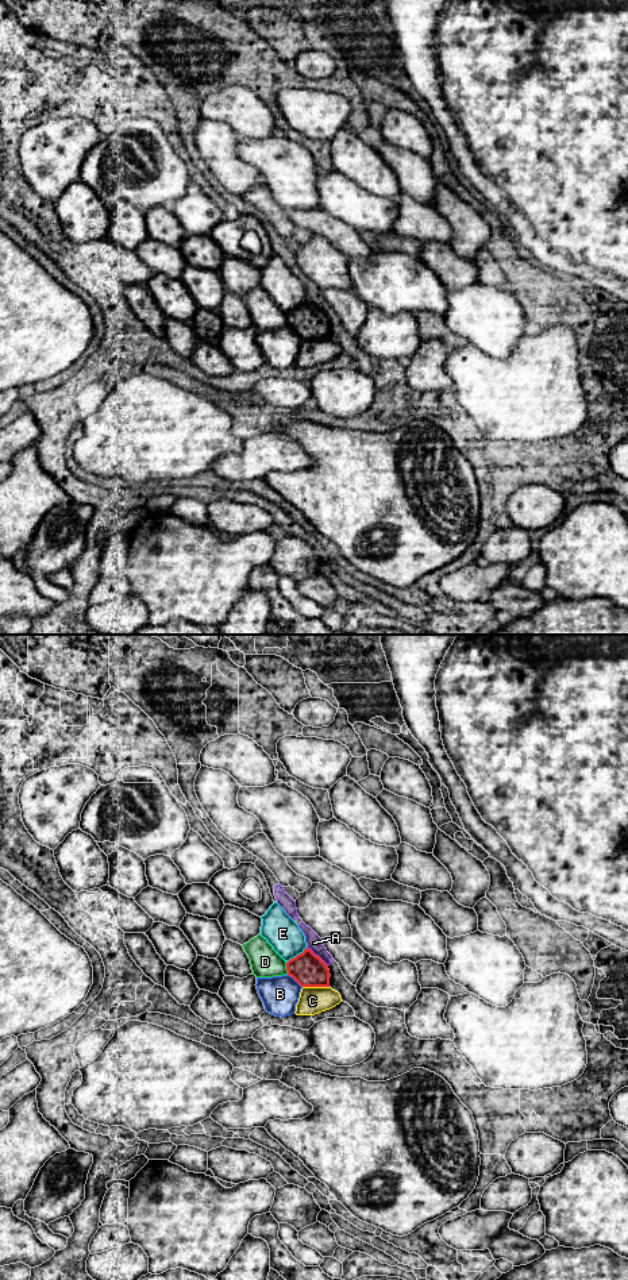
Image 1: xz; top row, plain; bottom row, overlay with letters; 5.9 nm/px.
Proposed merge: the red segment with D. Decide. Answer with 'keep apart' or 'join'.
keep apart

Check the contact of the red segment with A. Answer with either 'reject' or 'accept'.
accept

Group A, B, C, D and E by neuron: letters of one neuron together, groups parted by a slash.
A / B / C / D / E

